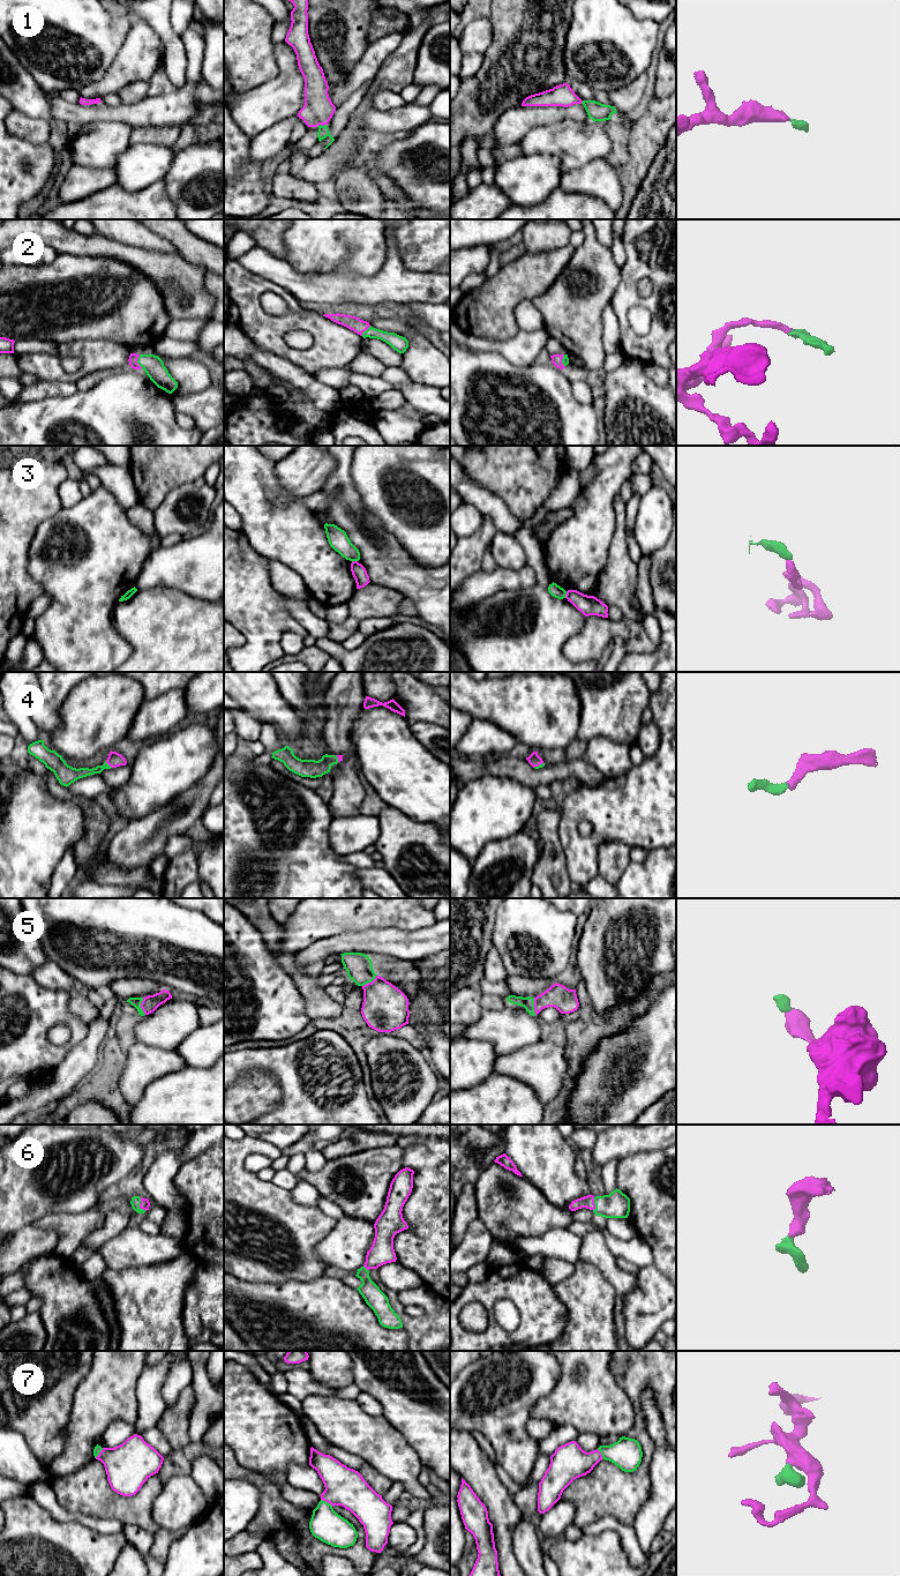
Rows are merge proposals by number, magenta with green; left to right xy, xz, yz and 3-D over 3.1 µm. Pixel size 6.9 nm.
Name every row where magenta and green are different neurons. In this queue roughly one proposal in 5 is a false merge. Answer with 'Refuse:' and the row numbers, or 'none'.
Refuse: 3

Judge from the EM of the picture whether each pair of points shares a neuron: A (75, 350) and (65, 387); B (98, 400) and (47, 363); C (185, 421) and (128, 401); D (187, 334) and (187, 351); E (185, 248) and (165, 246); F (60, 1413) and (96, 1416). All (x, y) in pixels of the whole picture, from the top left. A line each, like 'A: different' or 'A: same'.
A: different
B: different
C: different
D: different
E: different
F: different

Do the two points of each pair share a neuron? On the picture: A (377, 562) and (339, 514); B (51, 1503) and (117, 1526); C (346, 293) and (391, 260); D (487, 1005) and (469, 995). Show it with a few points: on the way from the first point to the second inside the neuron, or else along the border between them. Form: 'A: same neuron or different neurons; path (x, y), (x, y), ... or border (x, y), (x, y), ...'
A: same neuron; path (375, 551), (351, 525)
B: same neuron; path (67, 1516), (80, 1517), (100, 1525)
C: same neuron; path (359, 290), (369, 290), (387, 273)
D: different neurons; border (482, 994), (481, 1008)

